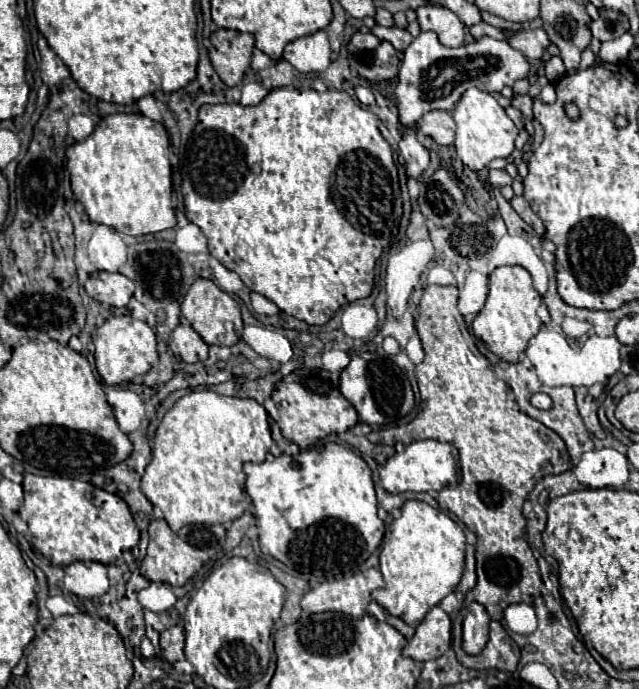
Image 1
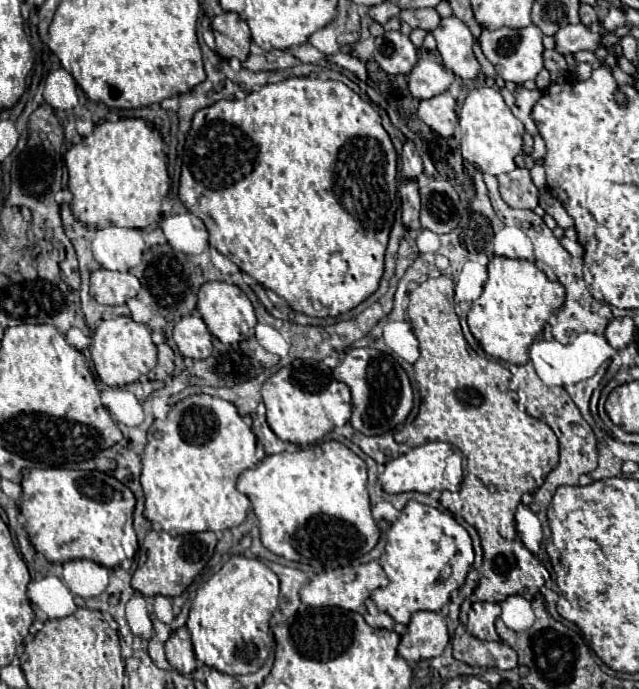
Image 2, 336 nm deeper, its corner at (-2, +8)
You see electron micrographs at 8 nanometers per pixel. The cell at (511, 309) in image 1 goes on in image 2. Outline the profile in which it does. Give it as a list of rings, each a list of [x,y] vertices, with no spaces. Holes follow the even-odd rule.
[[[494,256],[488,262],[488,280],[482,296],[474,300],[468,312],[468,326],[488,356],[510,364],[526,364],[530,344],[544,330],[548,318],[562,310],[562,306],[564,286],[548,280],[548,276],[538,270],[534,262]]]

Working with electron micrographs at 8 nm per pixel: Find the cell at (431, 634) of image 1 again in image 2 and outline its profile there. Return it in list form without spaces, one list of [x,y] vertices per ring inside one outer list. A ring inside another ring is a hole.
[[[414,612],[408,632],[400,640],[398,654],[408,662],[436,658],[442,654],[448,640],[446,618],[440,612]]]

